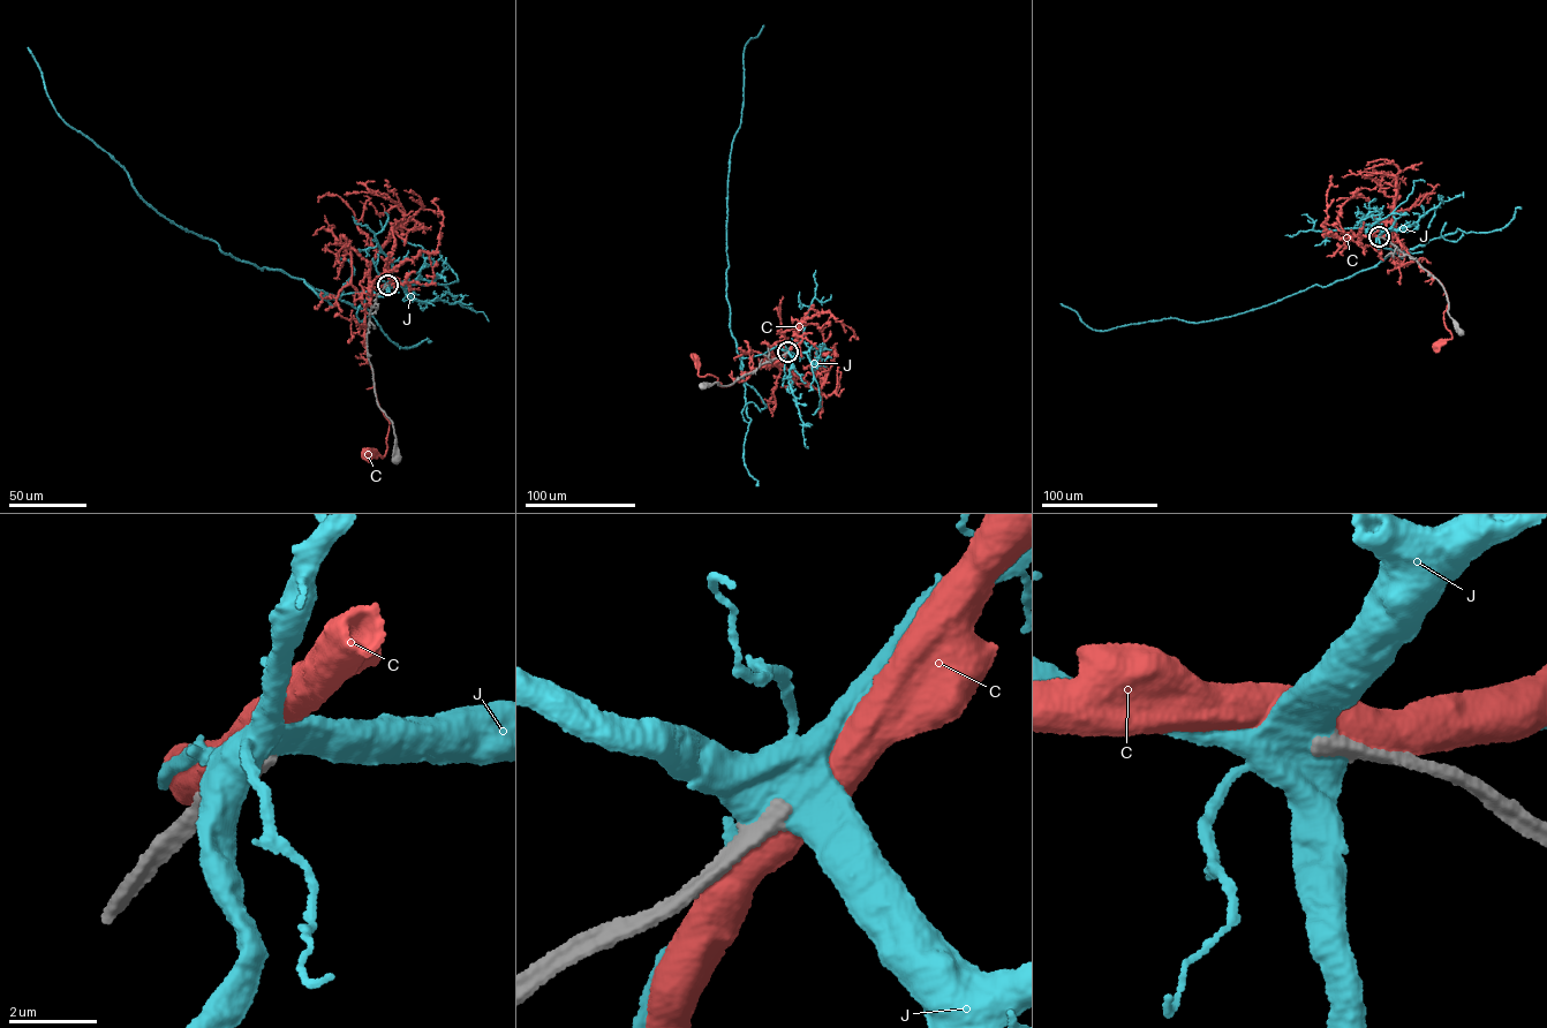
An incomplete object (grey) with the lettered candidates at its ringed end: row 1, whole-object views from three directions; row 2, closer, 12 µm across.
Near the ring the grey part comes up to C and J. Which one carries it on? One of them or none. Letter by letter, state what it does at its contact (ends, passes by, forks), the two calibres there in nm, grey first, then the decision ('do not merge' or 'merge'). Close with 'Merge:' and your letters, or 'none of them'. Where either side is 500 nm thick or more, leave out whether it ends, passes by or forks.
C: 340/550 nm | do not merge
J: 440/650 nm | do not merge
Merge: none of them

